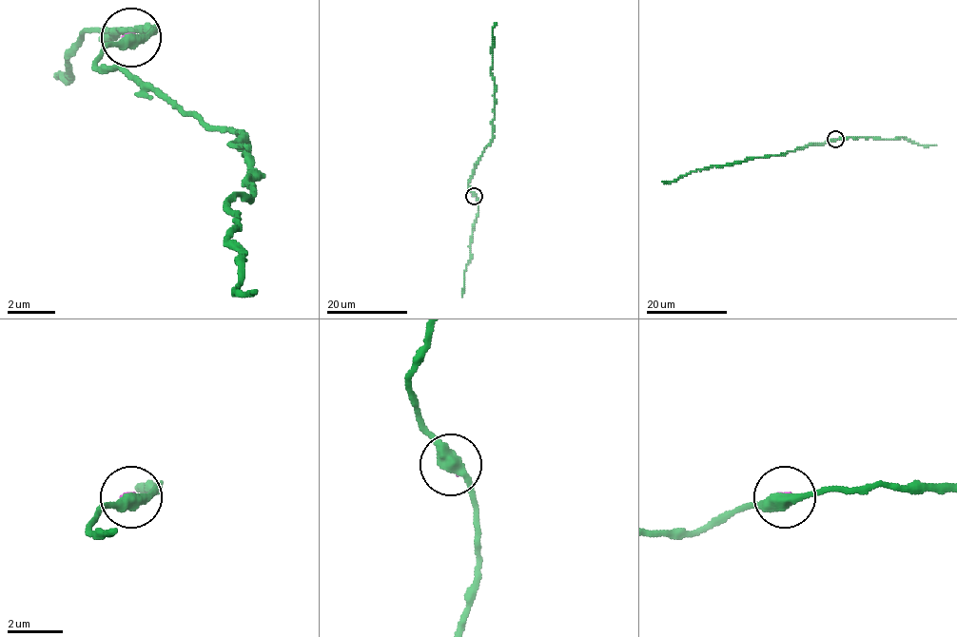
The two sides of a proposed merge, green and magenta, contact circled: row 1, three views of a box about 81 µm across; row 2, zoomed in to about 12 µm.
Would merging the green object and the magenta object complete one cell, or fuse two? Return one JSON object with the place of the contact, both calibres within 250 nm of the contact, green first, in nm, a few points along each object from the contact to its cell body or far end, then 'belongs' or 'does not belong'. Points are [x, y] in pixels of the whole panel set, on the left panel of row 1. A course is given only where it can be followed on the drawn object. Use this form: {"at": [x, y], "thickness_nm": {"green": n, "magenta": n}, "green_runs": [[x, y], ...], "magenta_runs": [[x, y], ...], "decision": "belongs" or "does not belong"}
{"at": [131, 37], "thickness_nm": {"green": 420, "magenta": 110}, "green_runs": [[132, 36], [97, 66], [240, 131], [252, 197], [228, 202], [228, 238], [240, 256], [234, 286], [258, 292]], "magenta_runs": [[132, 36], [121, 36]], "decision": "does not belong"}

